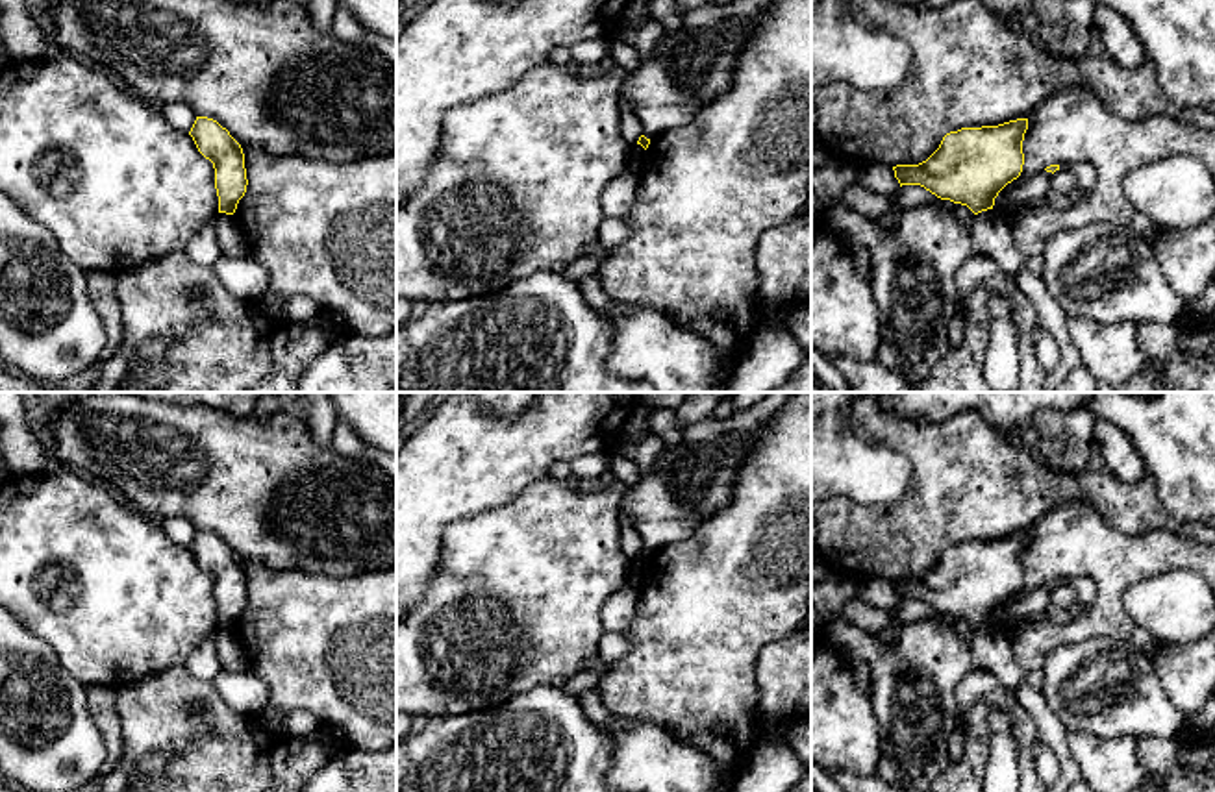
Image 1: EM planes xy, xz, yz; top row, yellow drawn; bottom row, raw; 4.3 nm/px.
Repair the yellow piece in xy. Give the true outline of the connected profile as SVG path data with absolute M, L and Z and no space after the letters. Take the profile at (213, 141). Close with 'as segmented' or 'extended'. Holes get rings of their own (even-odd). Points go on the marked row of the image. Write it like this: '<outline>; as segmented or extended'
M196 117L189 135L198 152L213 163L219 213L233 215L248 185L241 144L207 117Z; as segmented

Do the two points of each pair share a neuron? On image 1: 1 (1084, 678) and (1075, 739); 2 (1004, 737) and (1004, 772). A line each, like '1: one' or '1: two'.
1: two
2: one

